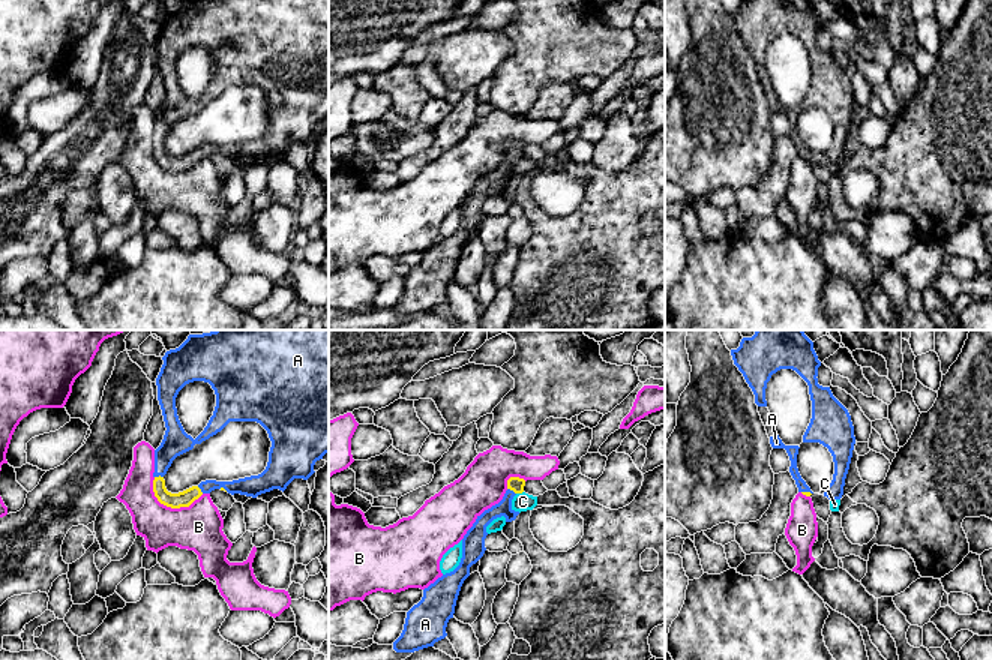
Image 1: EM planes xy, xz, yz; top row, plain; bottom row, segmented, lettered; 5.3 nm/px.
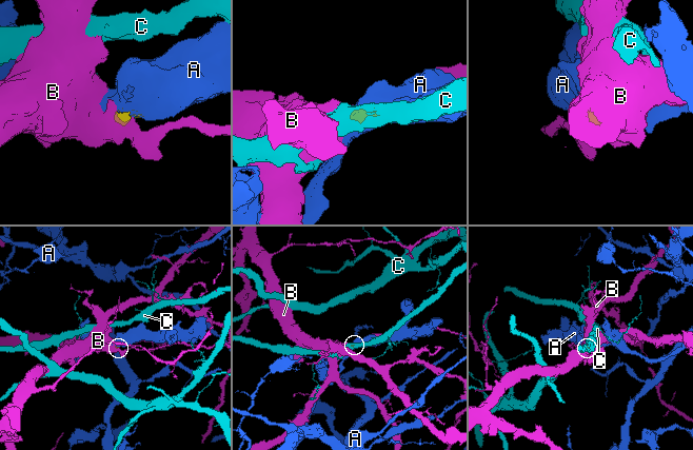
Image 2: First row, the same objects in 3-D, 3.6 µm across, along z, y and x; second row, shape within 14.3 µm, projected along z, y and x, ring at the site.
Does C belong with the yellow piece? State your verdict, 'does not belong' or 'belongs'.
does not belong

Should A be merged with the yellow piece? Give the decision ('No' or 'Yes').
Yes

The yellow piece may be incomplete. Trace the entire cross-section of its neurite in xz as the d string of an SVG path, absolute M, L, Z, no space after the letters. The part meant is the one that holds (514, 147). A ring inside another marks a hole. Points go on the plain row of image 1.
M510 141L503 164L477 180L462 202L462 222L459 230L425 252L422 264L407 276L404 294L393 306L396 316L414 316L434 310L435 306L447 300L446 291L449 284L453 282L461 250L470 240L470 231L476 228L486 214L486 190L501 180L506 182L506 186L516 183L519 176L512 172L512 164L516 158L524 156L524 150L524 142Z

